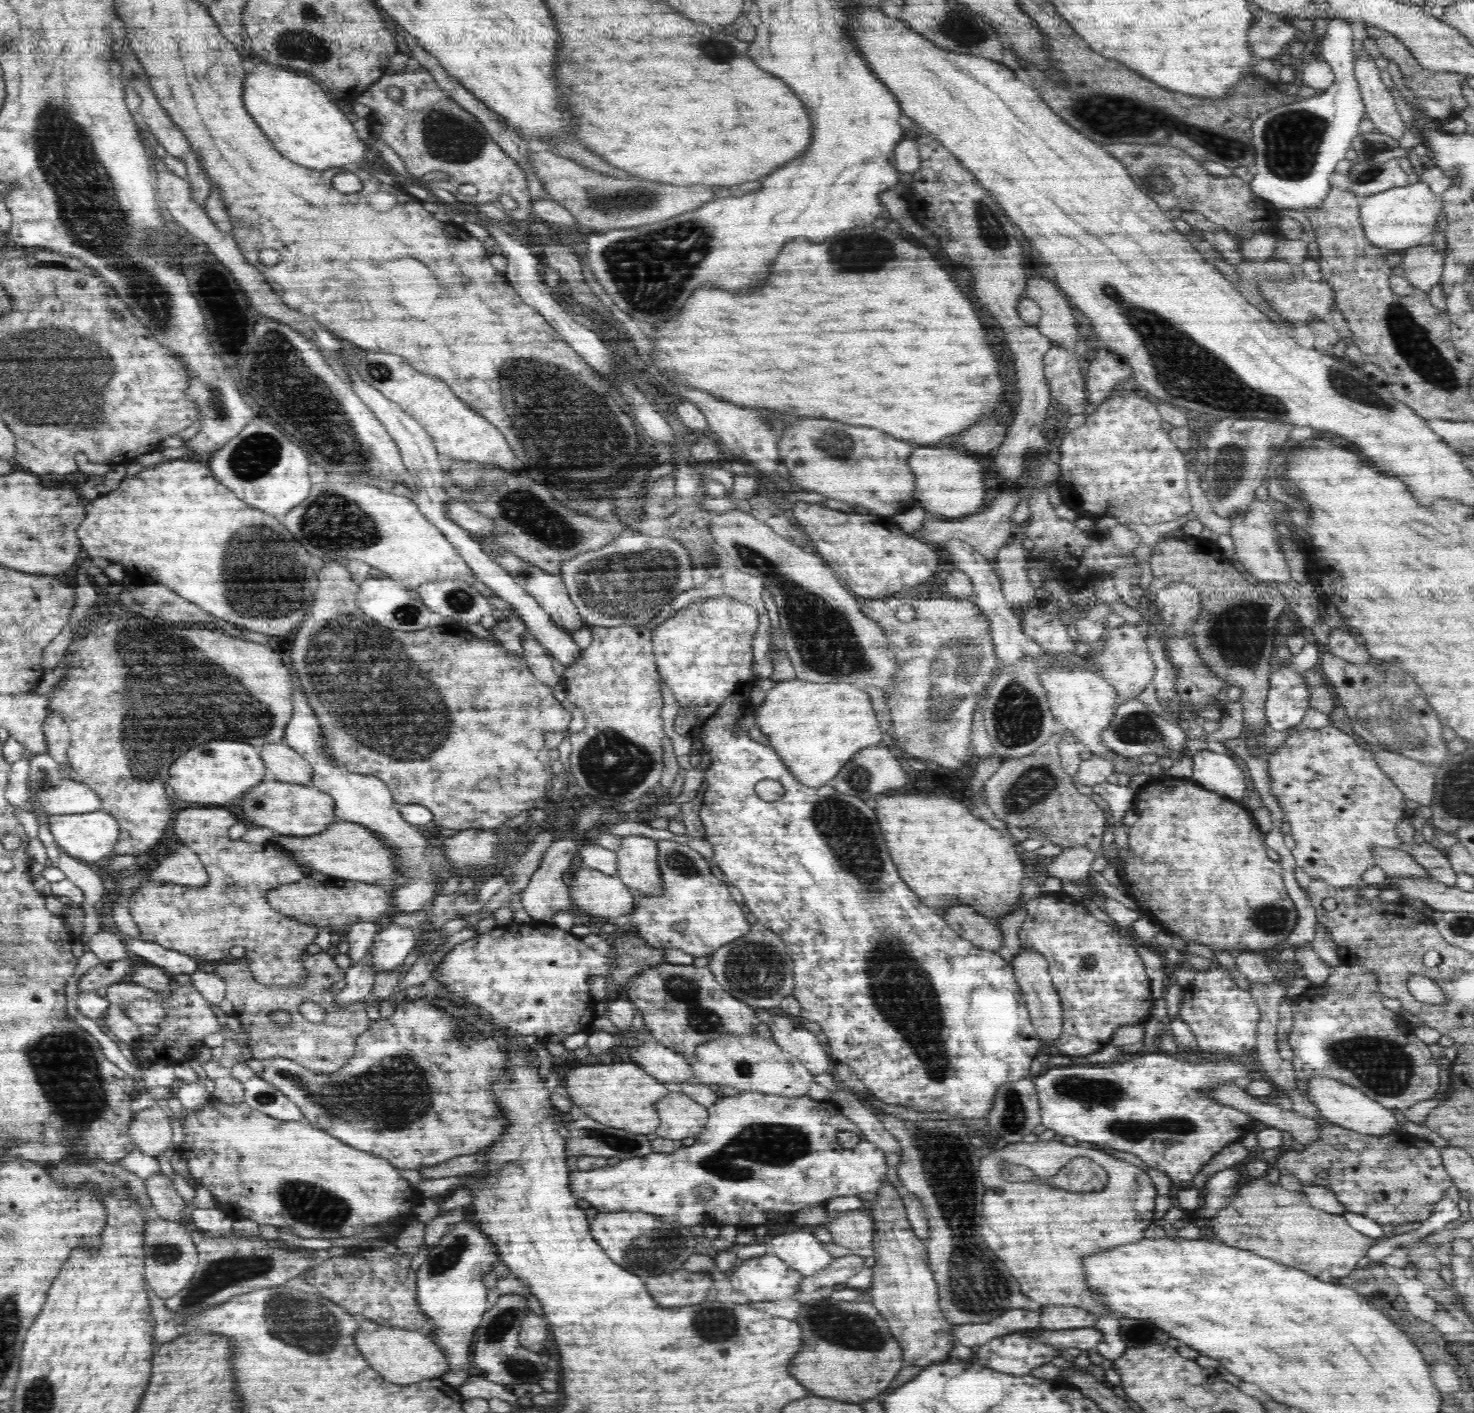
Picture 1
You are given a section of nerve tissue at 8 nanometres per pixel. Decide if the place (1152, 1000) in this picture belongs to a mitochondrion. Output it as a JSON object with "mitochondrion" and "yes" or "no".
{"mitochondrion":"no"}

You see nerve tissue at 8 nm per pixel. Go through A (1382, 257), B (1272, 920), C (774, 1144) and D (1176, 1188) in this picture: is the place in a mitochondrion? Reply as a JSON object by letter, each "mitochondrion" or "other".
{"A":"other","B":"mitochondrion","C":"mitochondrion","D":"other"}

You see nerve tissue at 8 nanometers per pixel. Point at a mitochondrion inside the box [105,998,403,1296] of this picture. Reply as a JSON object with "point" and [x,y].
{"point":[308,1204]}

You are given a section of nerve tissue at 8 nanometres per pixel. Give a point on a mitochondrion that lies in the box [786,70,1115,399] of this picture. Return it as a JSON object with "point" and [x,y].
{"point":[870,250]}

